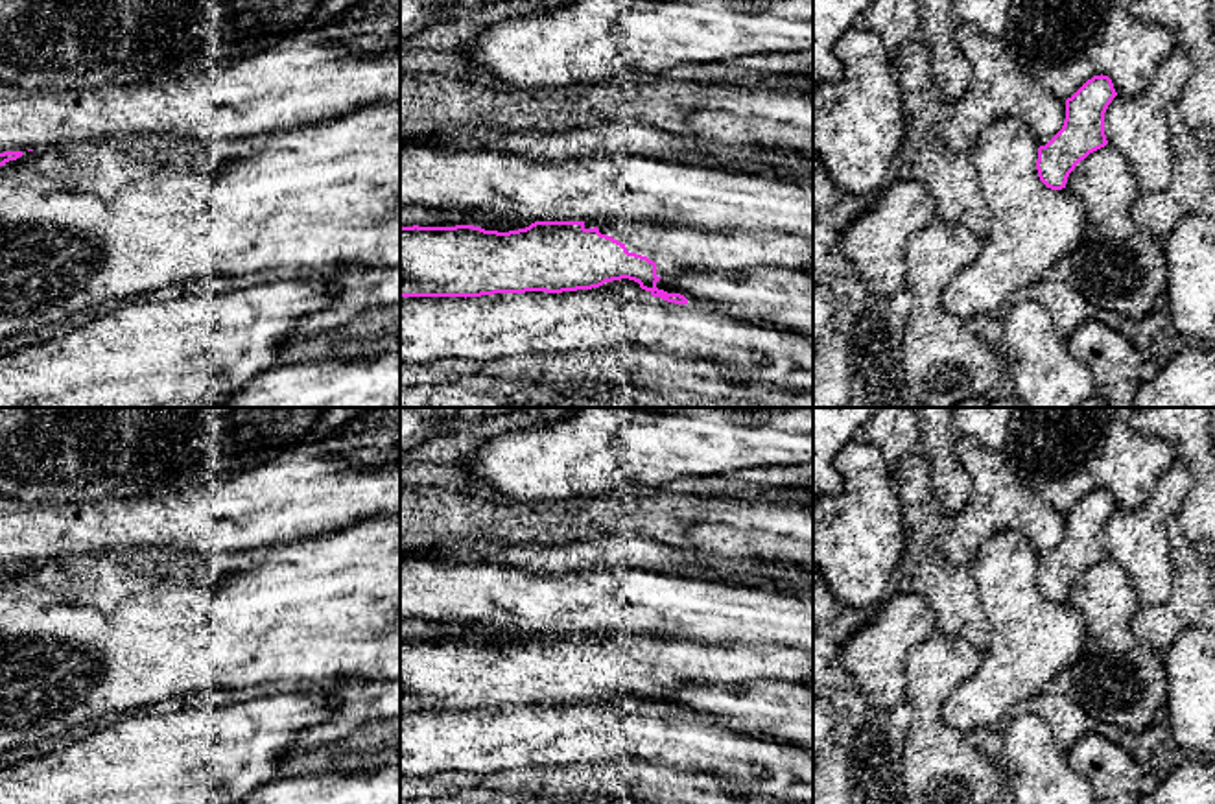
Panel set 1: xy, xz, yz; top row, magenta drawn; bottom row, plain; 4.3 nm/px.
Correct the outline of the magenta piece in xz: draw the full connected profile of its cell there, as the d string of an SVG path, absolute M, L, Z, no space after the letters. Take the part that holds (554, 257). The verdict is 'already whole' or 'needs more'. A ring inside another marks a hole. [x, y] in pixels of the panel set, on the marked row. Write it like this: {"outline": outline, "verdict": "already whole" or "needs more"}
{"outline": "M535 221L525 229L498 232L474 225L455 227L400 227L400 297L481 297L494 293L546 291L562 293L599 288L605 282L629 278L653 297L667 302L688 304L680 293L656 288L662 277L682 271L743 271L750 267L785 267L789 271L813 269L813 242L780 232L717 231L671 221Z", "verdict": "needs more"}

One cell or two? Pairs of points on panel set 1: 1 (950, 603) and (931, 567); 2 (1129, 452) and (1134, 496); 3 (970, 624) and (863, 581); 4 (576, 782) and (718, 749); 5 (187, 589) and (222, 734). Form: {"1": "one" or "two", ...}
{"1": "one", "2": "one", "3": "two", "4": "two", "5": "two"}

